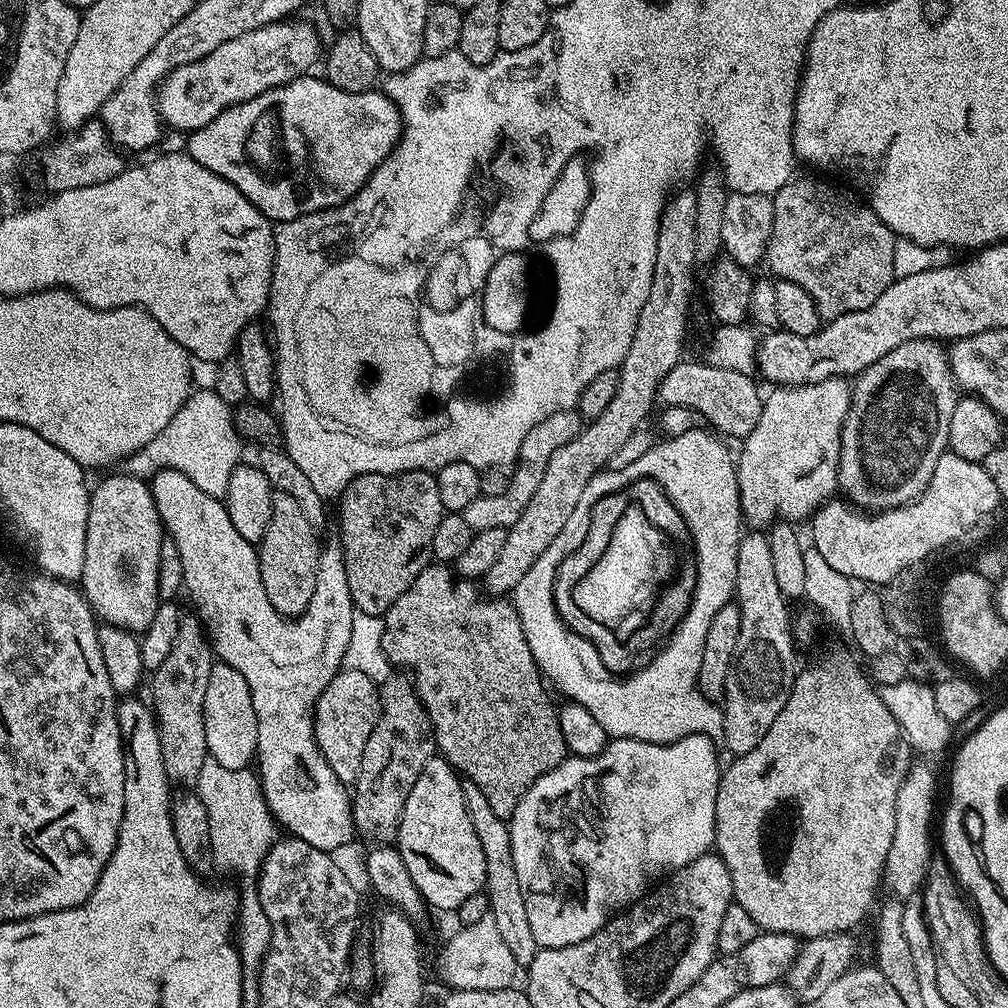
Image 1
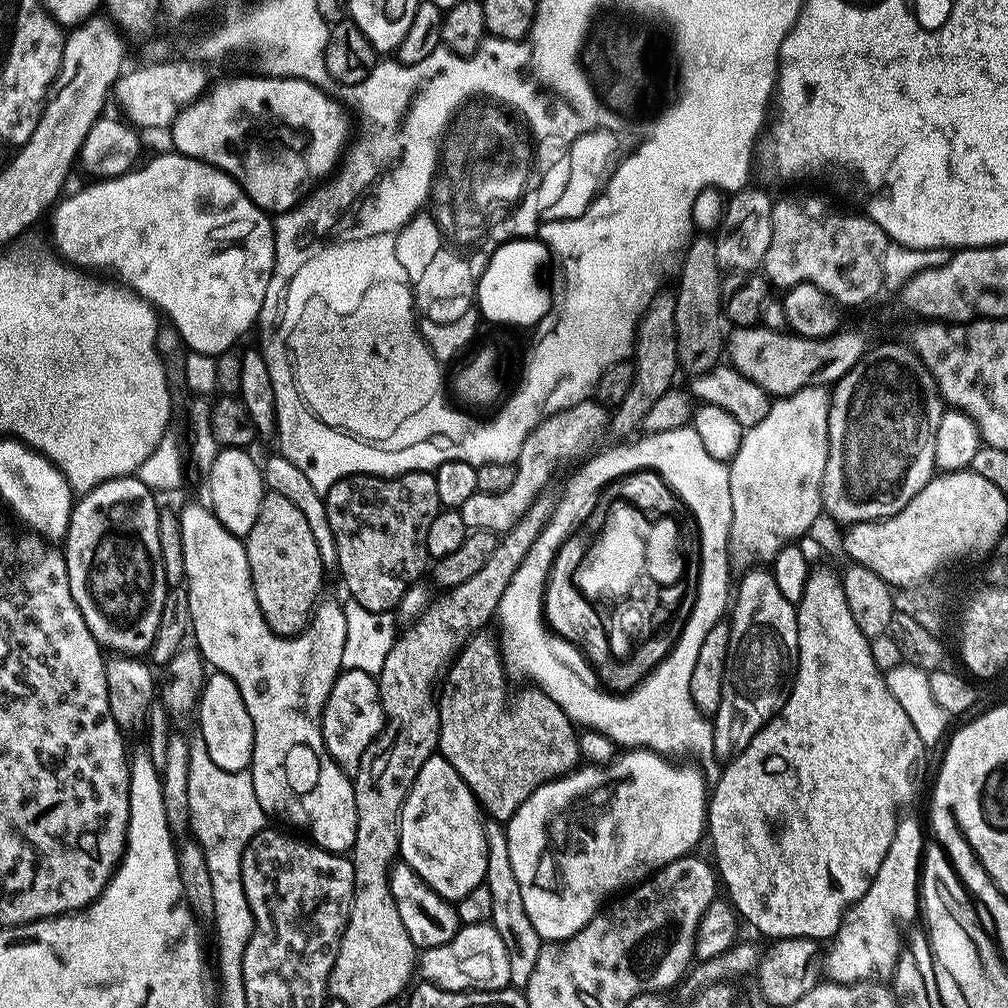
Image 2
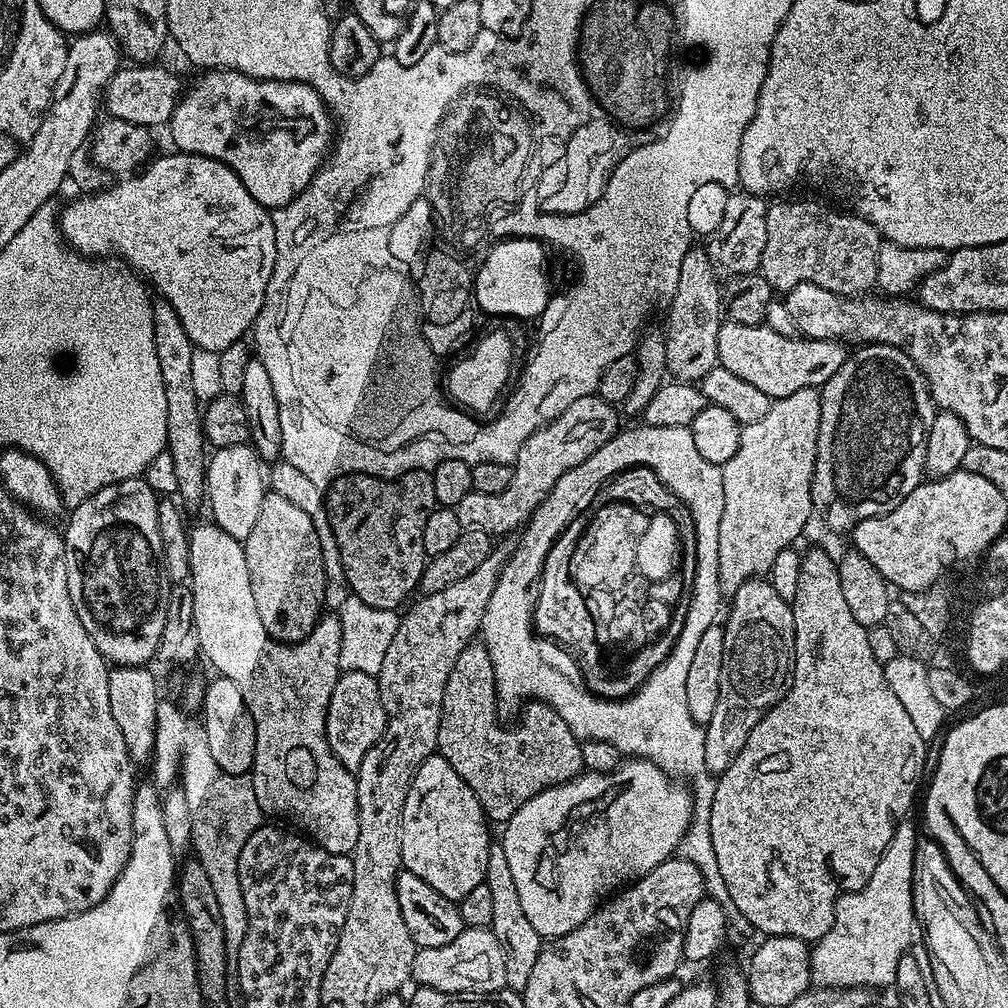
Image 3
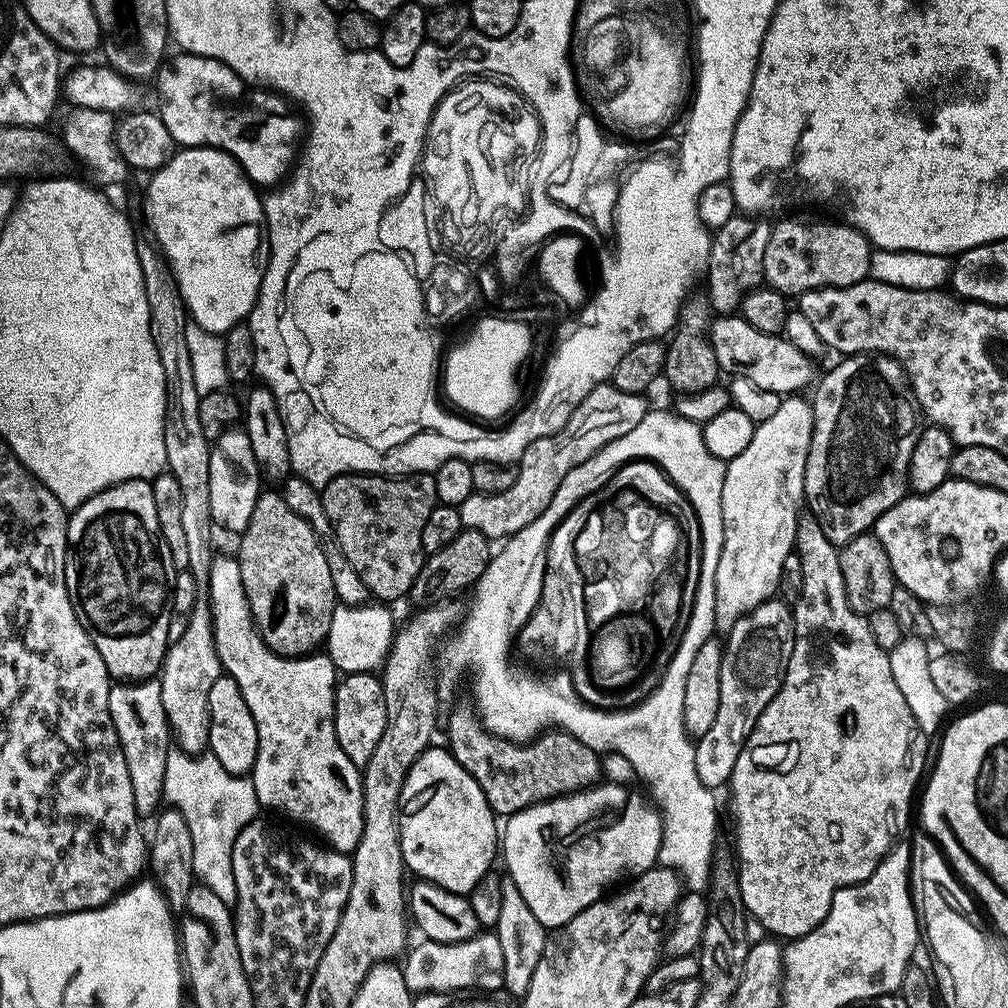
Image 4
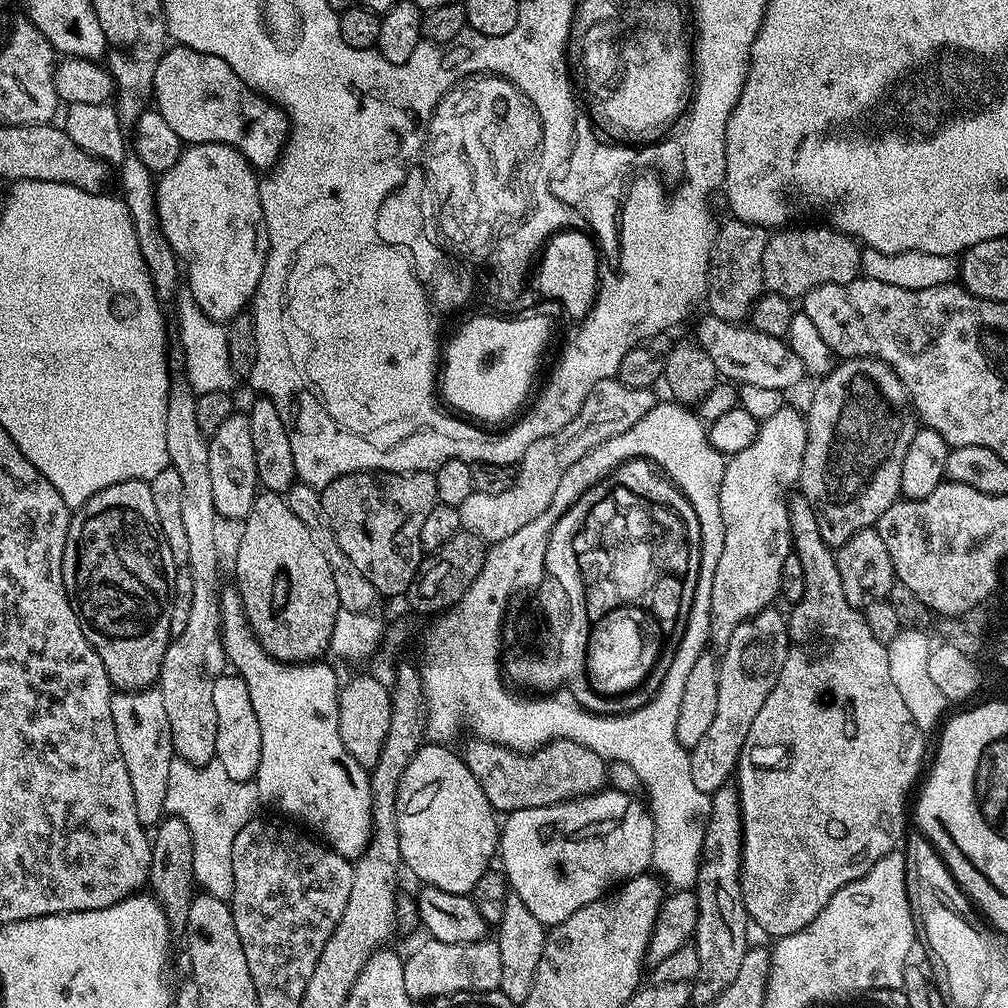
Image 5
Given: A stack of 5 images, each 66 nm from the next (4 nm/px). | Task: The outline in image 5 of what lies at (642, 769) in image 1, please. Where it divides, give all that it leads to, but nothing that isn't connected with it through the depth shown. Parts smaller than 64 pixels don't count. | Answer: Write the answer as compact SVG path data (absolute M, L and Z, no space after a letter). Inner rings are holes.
M601 790L593 792L590 796L581 796L578 800L568 800L565 804L551 804L545 808L531 808L530 810L518 810L517 812L507 813L505 820L508 821L505 824L503 821L500 828L498 860L504 863L502 871L508 877L511 891L518 898L522 898L522 902L526 902L526 910L530 910L530 914L534 914L534 918L538 918L540 924L545 926L560 924L566 918L570 918L570 914L574 914L574 910L582 910L582 906L594 902L609 890L615 889L621 882L631 880L632 877L649 871L652 863L652 851L654 850L654 830L656 829L656 823L652 820L651 811L643 803L641 804L636 801L636 798L629 795L629 793L617 792L615 790Z

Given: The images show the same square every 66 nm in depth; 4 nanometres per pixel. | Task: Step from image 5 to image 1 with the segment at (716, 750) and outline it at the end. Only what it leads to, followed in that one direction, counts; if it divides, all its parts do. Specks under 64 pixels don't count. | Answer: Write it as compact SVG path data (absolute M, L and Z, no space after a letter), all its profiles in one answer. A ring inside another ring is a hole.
M752 530L749 536L741 535L736 545L736 595L735 603L740 606L740 625L738 626L738 642L730 662L730 670L726 674L726 690L722 707L724 710L724 731L722 739L726 747L732 751L733 757L745 756L762 738L766 738L766 730L774 726L774 718L786 706L788 696L792 692L792 683L796 680L798 665L796 651L798 645L794 639L794 616L788 613L789 601L778 588L774 578L773 559L770 558L768 537L763 531Z

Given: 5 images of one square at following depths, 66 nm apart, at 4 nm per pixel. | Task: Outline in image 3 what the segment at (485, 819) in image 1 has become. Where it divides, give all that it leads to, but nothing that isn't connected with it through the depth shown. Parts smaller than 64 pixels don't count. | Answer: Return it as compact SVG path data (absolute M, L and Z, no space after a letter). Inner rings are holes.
M493 843L488 849L488 865L484 883L490 886L490 894L494 901L494 918L490 930L496 935L504 951L506 985L511 991L523 993L526 982L530 982L530 970L534 970L534 962L538 962L542 938L538 934L538 930L534 930L534 926L530 926L530 918L522 910L522 901L518 898L514 878L510 875L510 865L506 863L503 843Z

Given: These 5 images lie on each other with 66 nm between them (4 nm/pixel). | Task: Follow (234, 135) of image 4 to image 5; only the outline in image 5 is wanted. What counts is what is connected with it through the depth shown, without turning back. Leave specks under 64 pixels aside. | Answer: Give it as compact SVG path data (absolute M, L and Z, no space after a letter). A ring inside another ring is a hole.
M183 46L169 47L154 70L152 96L155 111L166 118L185 145L223 144L225 148L236 148L253 169L271 169L288 143L290 121L284 109L258 98L214 54L193 52Z

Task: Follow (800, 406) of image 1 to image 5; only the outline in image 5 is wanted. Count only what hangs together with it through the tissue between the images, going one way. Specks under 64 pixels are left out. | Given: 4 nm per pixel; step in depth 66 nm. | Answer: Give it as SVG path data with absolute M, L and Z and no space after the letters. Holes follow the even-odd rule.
M785 406L759 425L759 432L748 449L733 455L725 463L720 487L724 545L722 558L718 558L718 570L714 570L714 590L710 590L710 640L713 645L728 645L734 630L738 630L742 622L757 616L781 595L779 576L782 574L782 564L792 552L788 498L800 478L807 437L805 413L801 409L799 412L796 408Z

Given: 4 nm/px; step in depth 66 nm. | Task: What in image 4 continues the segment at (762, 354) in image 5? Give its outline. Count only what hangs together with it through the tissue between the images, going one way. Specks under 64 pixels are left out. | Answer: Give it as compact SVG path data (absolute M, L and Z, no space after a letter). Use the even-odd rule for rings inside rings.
M739 314L717 315L708 329L708 337L714 346L714 358L721 373L729 372L729 377L741 376L754 382L754 386L762 386L762 390L781 394L799 393L804 390L800 388L813 383L813 357L798 350L798 346L785 340L783 335L754 330L754 326L750 326L750 322L743 320Z

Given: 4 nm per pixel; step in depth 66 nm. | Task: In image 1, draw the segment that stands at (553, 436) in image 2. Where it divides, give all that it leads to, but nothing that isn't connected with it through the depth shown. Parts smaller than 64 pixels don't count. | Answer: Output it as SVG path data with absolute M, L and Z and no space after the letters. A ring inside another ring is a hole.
M575 410L552 412L550 418L542 418L542 422L538 422L538 426L534 426L534 430L530 430L530 434L526 434L526 438L522 438L520 455L511 469L511 480L509 486L506 487L506 492L497 497L481 495L474 502L470 502L470 506L466 506L462 515L464 521L472 527L473 533L495 528L512 528L514 522L518 522L518 518L522 518L522 510L526 510L526 502L530 502L530 498L534 498L534 490L538 490L538 482L542 478L542 474L546 474L546 462L550 462L550 454L554 454L554 450L566 446L566 442L570 442L579 434L581 427L582 417Z

